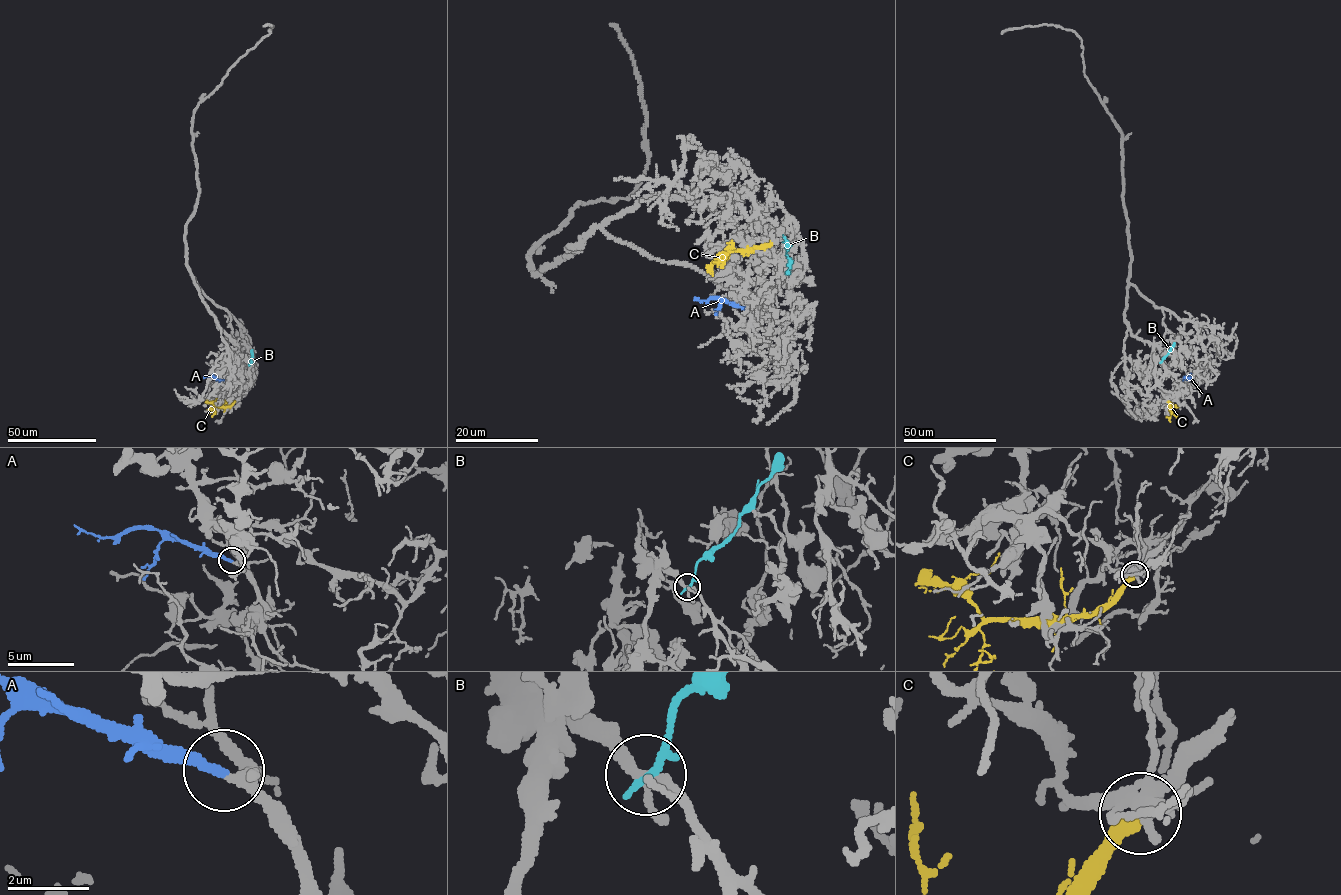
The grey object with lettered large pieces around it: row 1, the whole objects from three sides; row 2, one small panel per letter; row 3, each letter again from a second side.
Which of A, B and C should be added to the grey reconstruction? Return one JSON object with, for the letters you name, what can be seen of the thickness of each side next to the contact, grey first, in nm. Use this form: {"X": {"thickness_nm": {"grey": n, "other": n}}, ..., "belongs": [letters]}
{"A": {"thickness_nm": {"grey": 220, "other": 260}}, "belongs": ["A"]}

